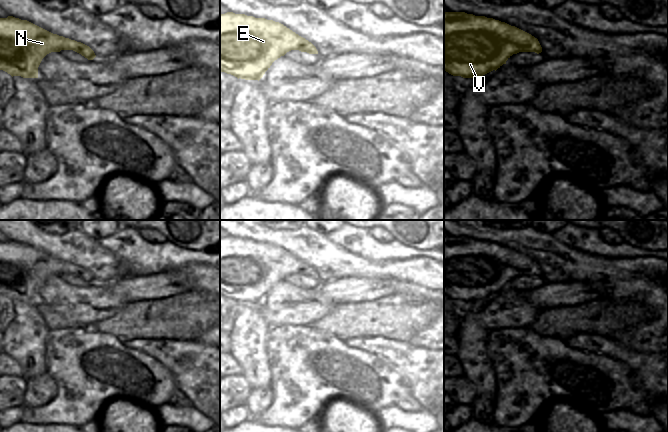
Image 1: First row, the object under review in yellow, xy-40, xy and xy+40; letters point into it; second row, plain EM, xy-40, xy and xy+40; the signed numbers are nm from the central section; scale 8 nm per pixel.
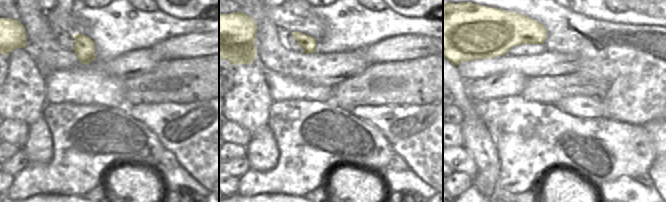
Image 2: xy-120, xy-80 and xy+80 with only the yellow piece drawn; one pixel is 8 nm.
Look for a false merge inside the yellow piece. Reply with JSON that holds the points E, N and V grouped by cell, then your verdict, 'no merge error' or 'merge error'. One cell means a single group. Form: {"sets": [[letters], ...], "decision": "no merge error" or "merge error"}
{"sets": [["E", "N", "V"]], "decision": "no merge error"}

